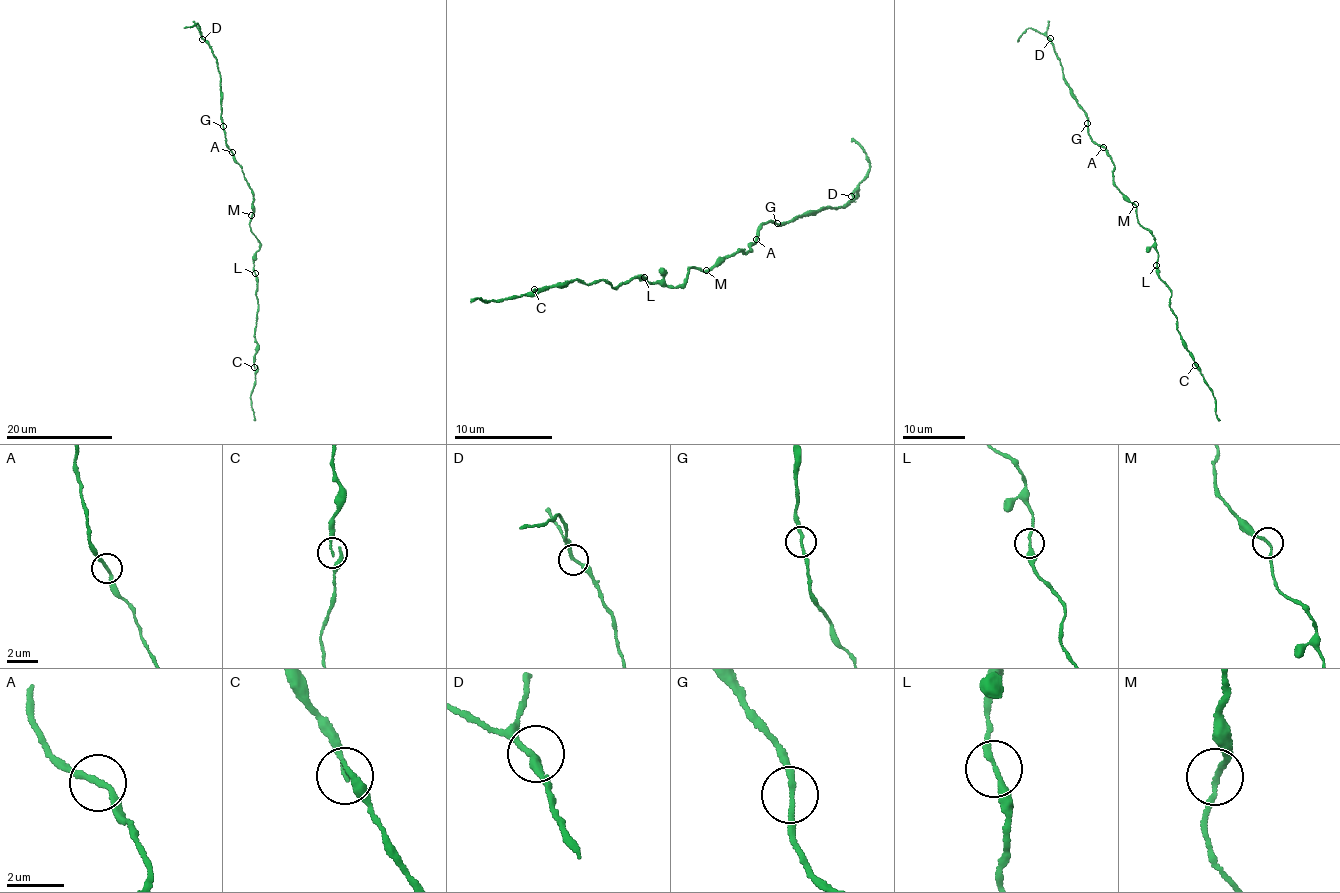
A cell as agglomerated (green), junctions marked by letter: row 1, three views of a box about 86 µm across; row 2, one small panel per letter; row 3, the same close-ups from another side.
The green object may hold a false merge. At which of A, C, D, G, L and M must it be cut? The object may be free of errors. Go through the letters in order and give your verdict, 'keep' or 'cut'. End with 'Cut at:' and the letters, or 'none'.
A: keep
C: keep
D: keep
G: keep
L: keep
M: keep
Cut at: none

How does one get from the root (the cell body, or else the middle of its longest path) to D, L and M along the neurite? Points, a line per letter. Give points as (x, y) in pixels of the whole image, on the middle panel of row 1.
D: (718, 261), (753, 251), (764, 224), (844, 208), (851, 196)
L: (718, 261), (701, 272), (688, 267), (683, 283), (673, 287), (656, 284), (644, 277)
M: (718, 261), (706, 270)

